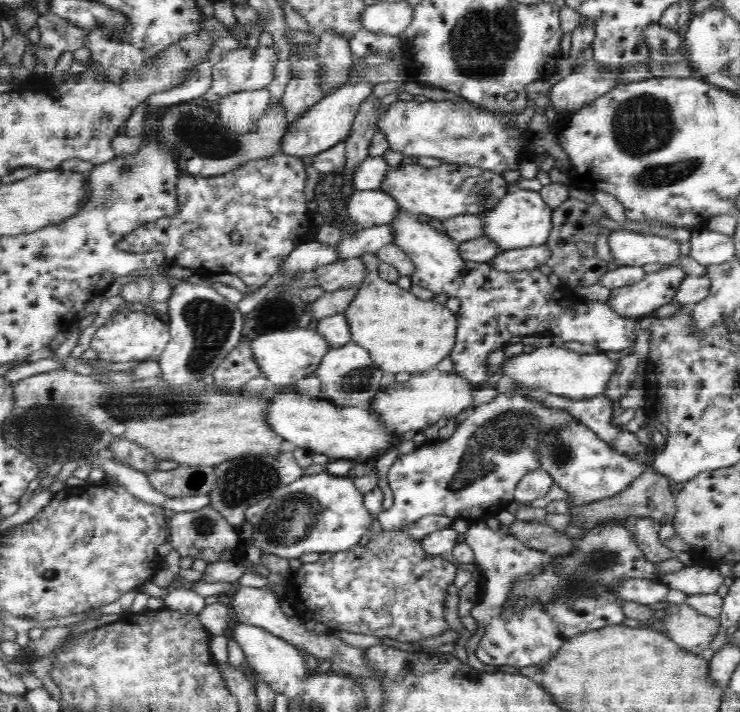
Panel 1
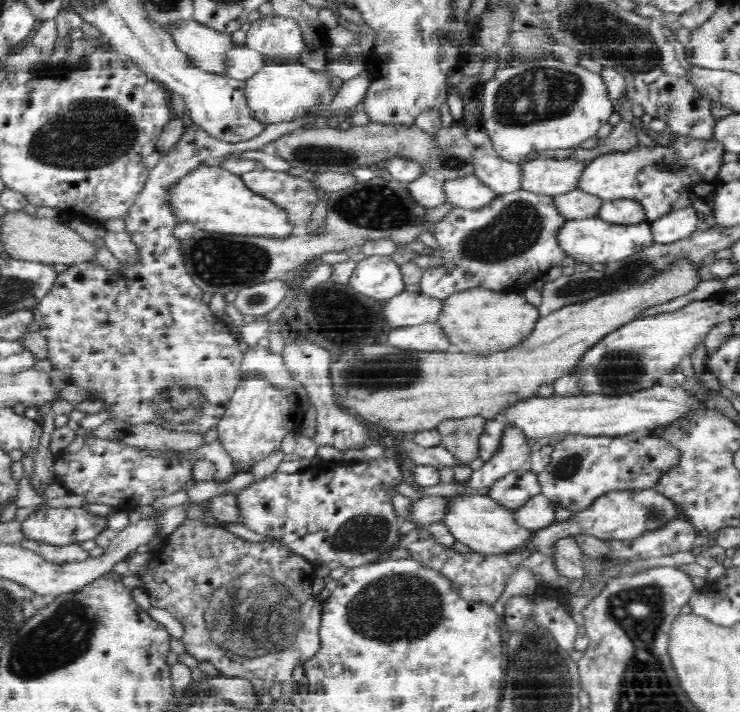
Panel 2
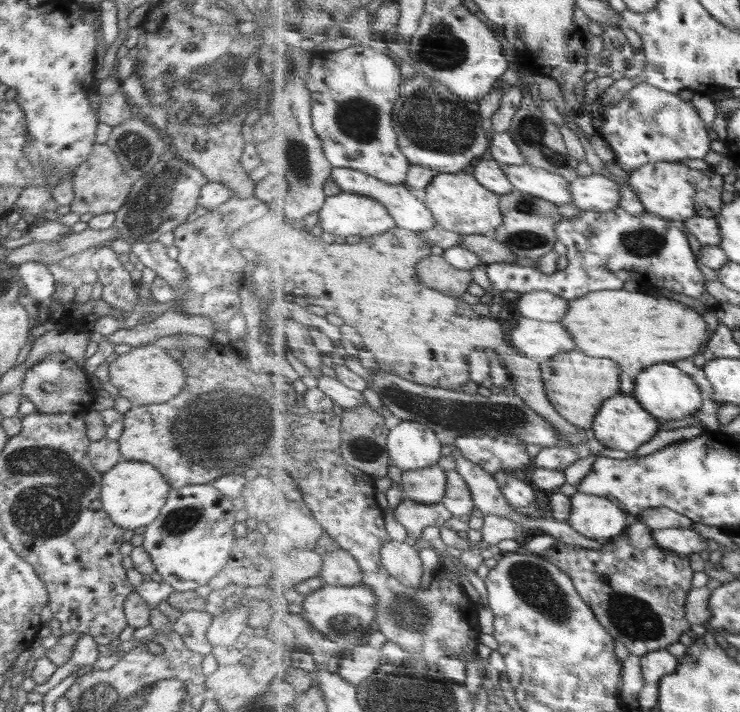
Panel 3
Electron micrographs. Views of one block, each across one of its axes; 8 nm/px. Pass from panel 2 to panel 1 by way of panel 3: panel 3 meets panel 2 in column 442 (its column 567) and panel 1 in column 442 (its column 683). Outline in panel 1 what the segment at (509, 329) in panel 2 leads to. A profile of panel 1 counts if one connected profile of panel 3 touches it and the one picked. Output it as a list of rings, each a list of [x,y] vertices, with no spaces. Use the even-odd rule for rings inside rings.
[[[361,252],[357,256],[363,264],[365,275],[361,282],[361,288],[352,300],[352,304],[346,308],[345,313],[350,321],[352,341],[370,348],[374,362],[386,370],[386,373],[394,375],[398,372],[418,373],[434,369],[444,358],[451,356],[456,344],[456,330],[458,330],[458,315],[449,310],[445,304],[418,298],[410,290],[402,289],[397,283],[386,280],[380,275],[380,259],[376,252]]]

